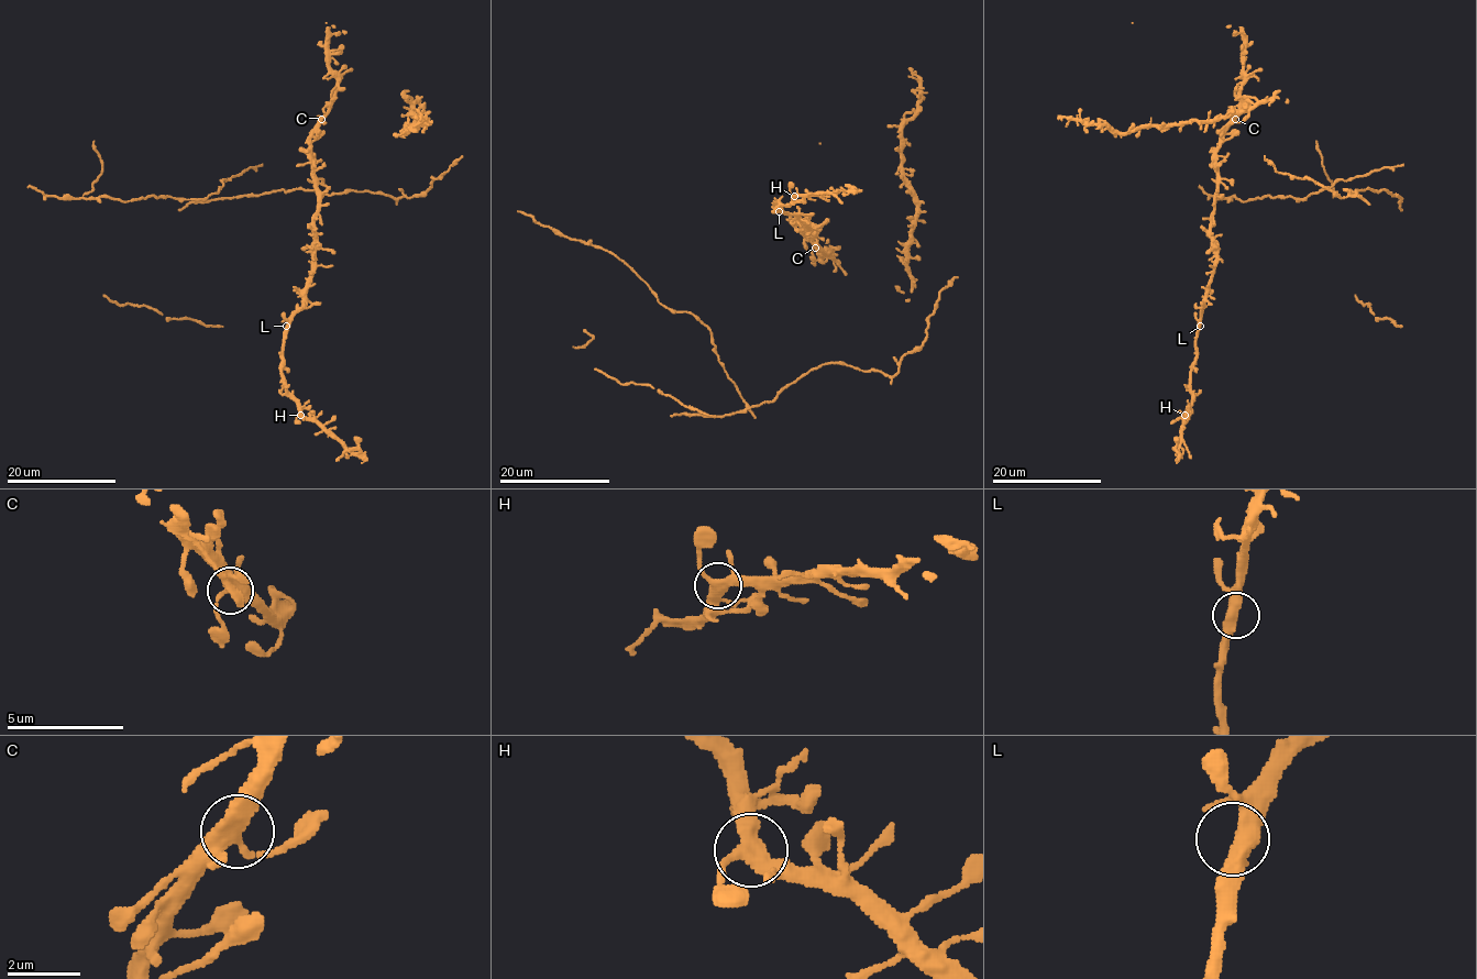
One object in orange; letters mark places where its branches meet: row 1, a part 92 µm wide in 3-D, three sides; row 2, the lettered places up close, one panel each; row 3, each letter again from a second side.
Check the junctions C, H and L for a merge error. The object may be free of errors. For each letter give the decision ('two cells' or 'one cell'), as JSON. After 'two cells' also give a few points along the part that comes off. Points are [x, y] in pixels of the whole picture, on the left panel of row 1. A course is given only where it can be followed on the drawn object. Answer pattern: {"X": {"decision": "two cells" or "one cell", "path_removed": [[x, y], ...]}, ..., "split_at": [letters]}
{"C": {"decision": "one cell"}, "H": {"decision": "one cell"}, "L": {"decision": "one cell"}, "split_at": []}

